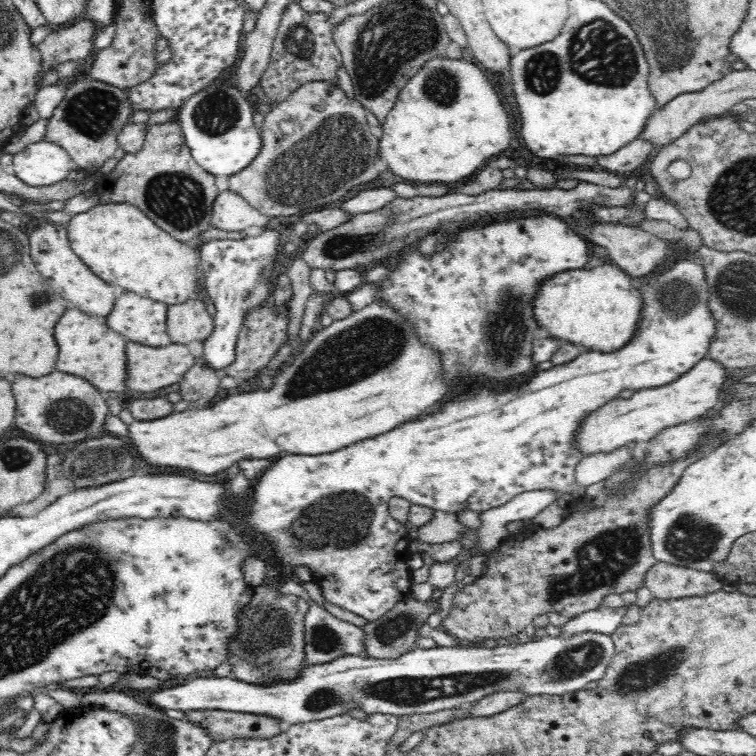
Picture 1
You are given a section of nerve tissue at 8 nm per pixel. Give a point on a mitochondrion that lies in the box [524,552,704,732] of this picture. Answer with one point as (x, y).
(641, 676)

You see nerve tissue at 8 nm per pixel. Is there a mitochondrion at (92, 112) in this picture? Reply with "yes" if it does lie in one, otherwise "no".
yes

